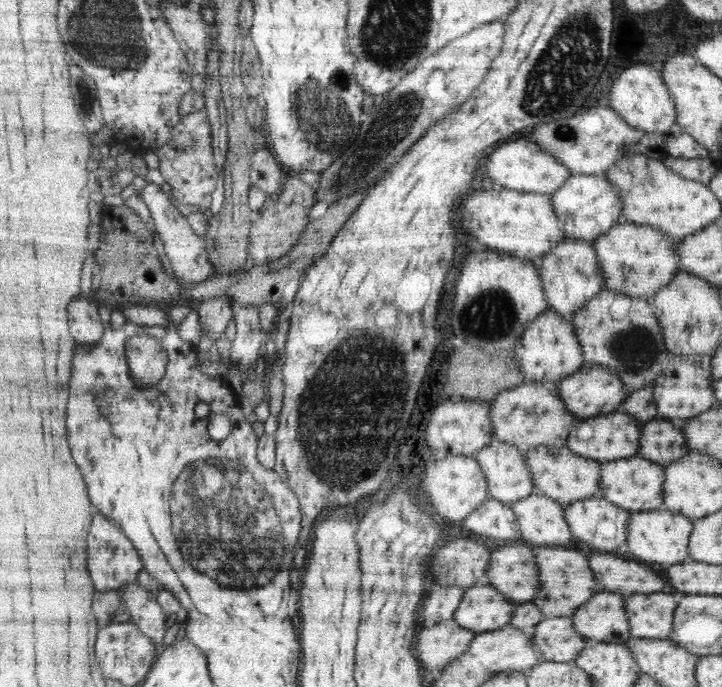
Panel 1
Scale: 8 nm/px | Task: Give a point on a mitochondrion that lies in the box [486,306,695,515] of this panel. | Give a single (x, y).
(635, 351)

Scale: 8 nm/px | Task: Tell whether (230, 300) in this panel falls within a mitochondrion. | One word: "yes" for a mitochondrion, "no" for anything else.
no

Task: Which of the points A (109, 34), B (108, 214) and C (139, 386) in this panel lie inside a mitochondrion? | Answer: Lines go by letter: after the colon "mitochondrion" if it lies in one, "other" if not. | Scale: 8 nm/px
A: mitochondrion
B: other
C: other

